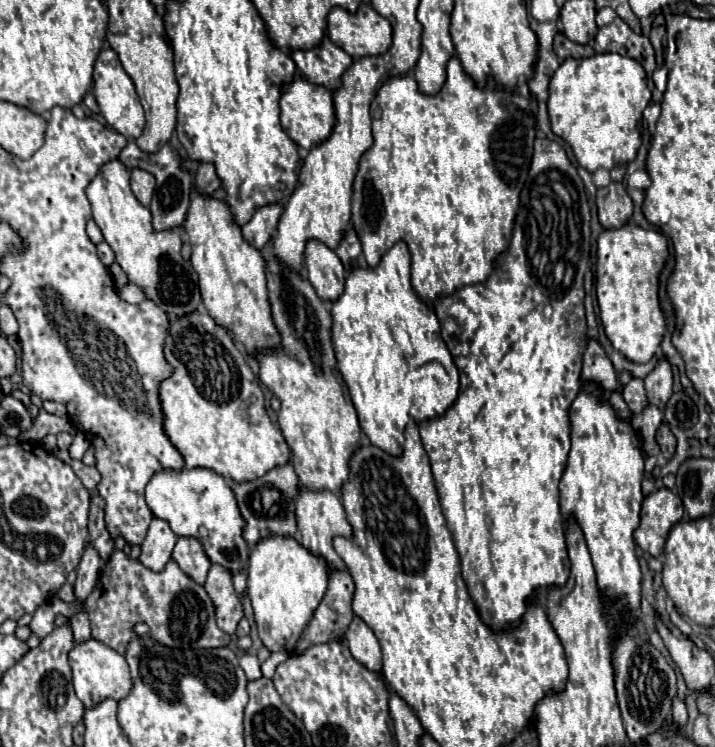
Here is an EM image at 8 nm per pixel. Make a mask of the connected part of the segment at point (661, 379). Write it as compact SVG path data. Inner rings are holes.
M666 358L660 360L660 364L644 378L648 402L654 404L664 412L668 398L672 396L672 370Z

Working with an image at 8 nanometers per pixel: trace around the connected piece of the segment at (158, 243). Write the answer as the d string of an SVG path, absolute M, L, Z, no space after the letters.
M120 158L110 160L110 162L100 166L96 178L86 186L86 196L88 196L90 206L92 206L92 218L96 220L98 228L102 230L104 240L114 250L116 262L128 274L130 282L140 286L142 292L146 294L146 298L156 300L164 308L164 312L168 312L168 314L172 312L176 316L182 316L182 314L188 314L188 312L196 310L198 304L200 304L198 276L196 276L194 268L190 266L190 262L186 262L180 254L180 246L182 246L180 236L182 236L184 228L174 228L174 230L168 230L168 232L152 232L152 216L150 216L148 208L142 206L138 202L138 198L132 194L132 190L130 190L130 170L122 164Z

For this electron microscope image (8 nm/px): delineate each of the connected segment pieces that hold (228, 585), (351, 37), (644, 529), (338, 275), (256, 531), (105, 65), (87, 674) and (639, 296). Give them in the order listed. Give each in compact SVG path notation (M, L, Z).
M212 562L208 576L206 576L206 582L204 582L204 588L216 606L218 626L224 632L234 634L244 612L242 612L242 602L240 602L234 586L232 586L232 574L228 572L228 568Z
M360 4L358 12L348 12L344 8L332 8L328 14L328 38L342 48L352 58L364 58L364 56L378 56L380 52L386 52L390 48L388 40L392 40L392 28L388 28L388 20L384 20L378 12L372 12L372 6Z
M658 488L648 494L640 510L640 526L634 530L636 544L650 556L660 556L668 532L684 516L682 500L668 488Z
M308 240L304 248L304 268L306 278L318 292L322 300L336 300L344 292L346 270L332 248L320 240Z
M290 462L284 466L272 468L270 472L266 472L264 476L256 478L256 480L232 484L232 492L236 496L240 514L246 520L242 536L250 546L256 544L256 540L260 540L262 536L270 536L270 534L294 536L294 538L298 536L296 514L292 508L292 496L296 496L296 484L298 484L298 476Z
M102 48L96 58L92 92L96 96L100 112L104 114L108 126L112 126L116 132L120 132L126 140L136 140L140 136L140 132L144 130L144 108L140 104L140 98L134 90L130 76L124 72L124 68L112 48Z
M88 638L86 642L74 642L72 650L68 652L68 662L72 668L72 682L76 696L82 700L86 708L88 704L96 704L96 700L106 700L106 698L122 700L132 690L132 680L124 656L94 638Z
M626 224L618 230L604 230L598 238L596 296L600 320L612 346L628 360L648 362L666 332L666 318L658 298L658 276L668 260L668 242L660 232Z

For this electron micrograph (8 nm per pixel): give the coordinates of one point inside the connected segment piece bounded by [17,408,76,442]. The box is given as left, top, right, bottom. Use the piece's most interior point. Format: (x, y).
(45, 423)

